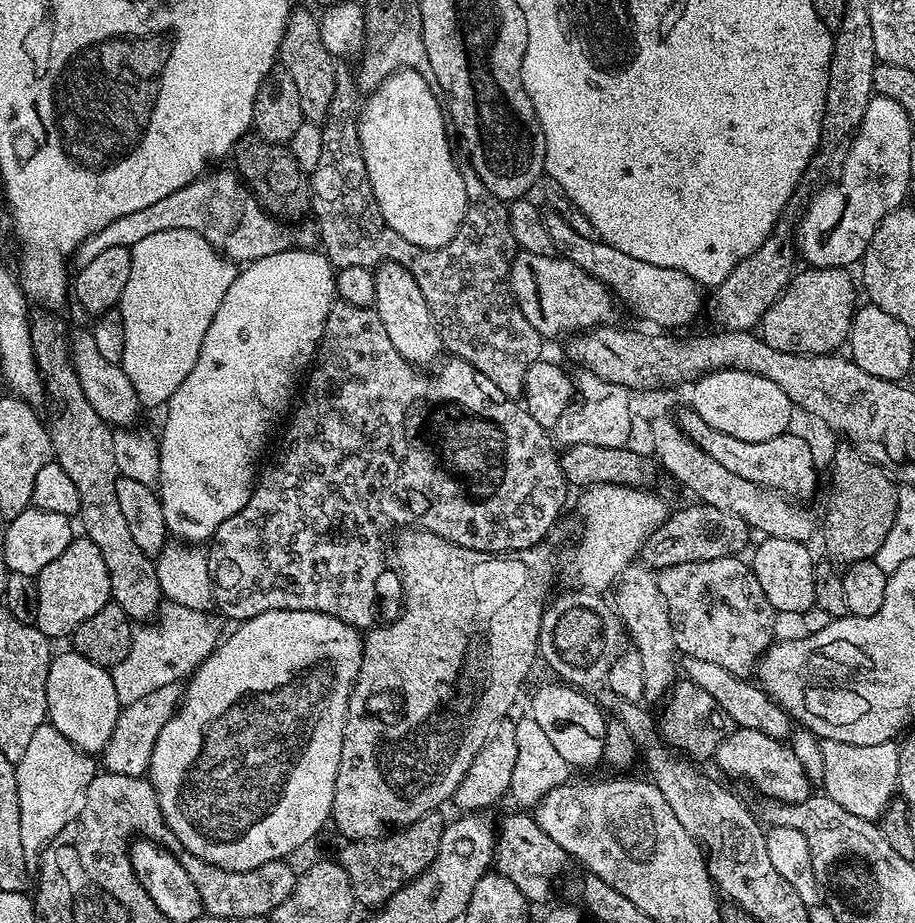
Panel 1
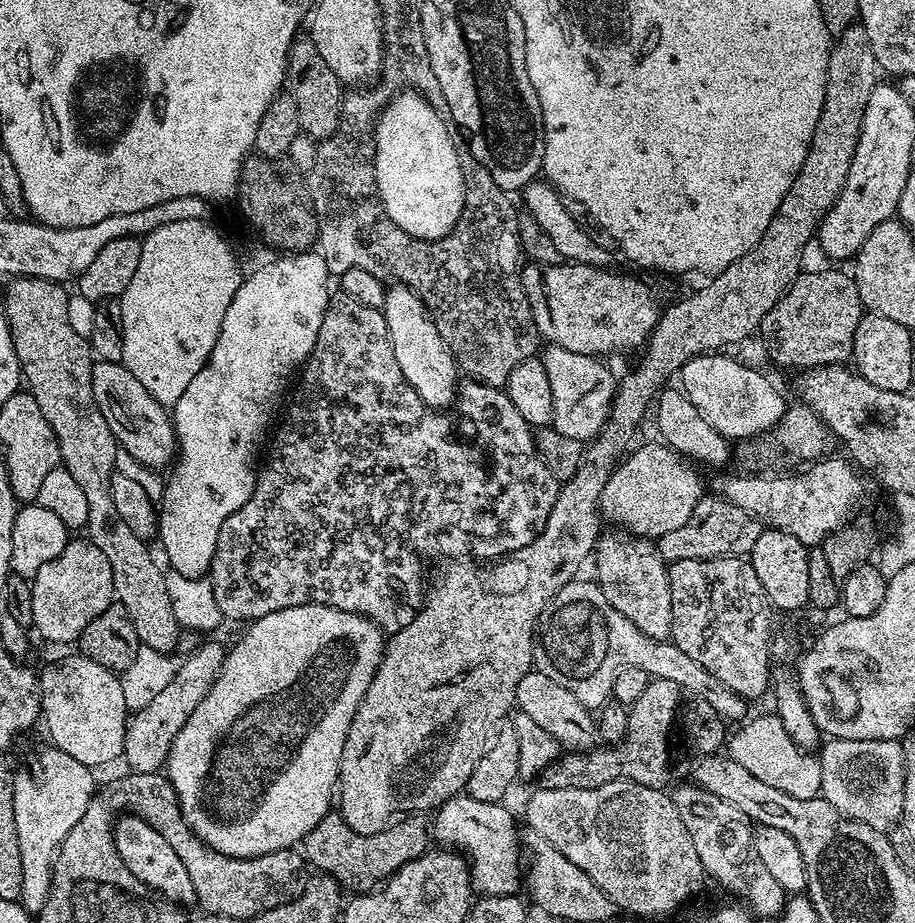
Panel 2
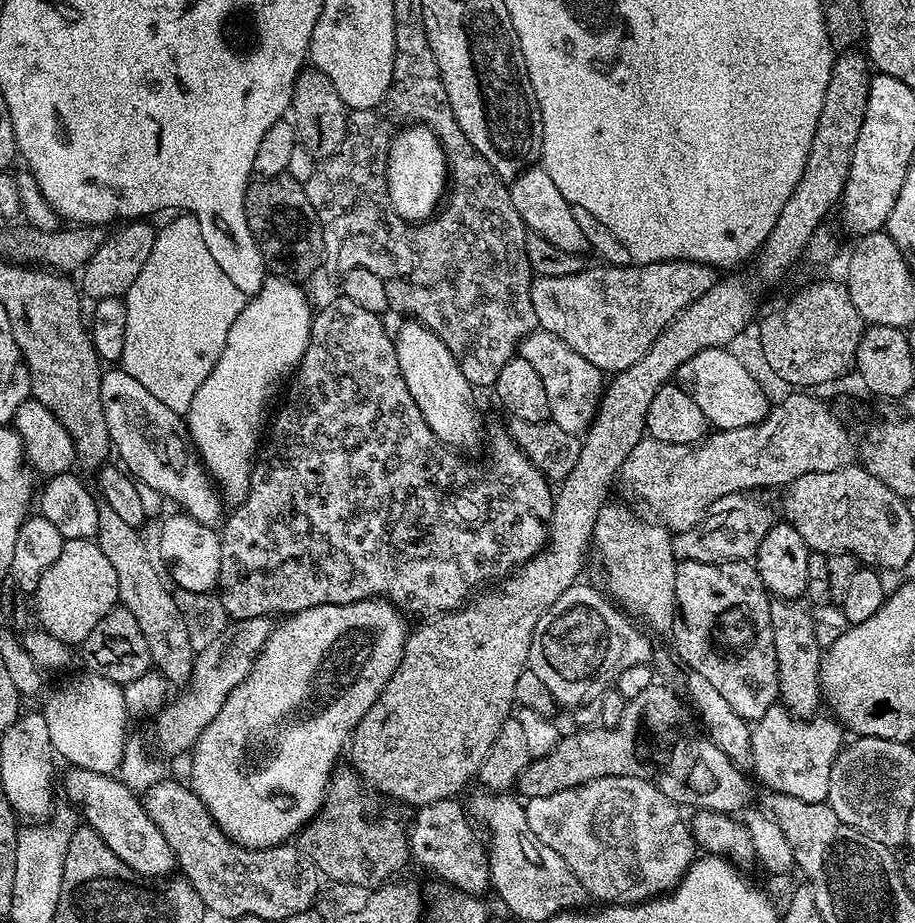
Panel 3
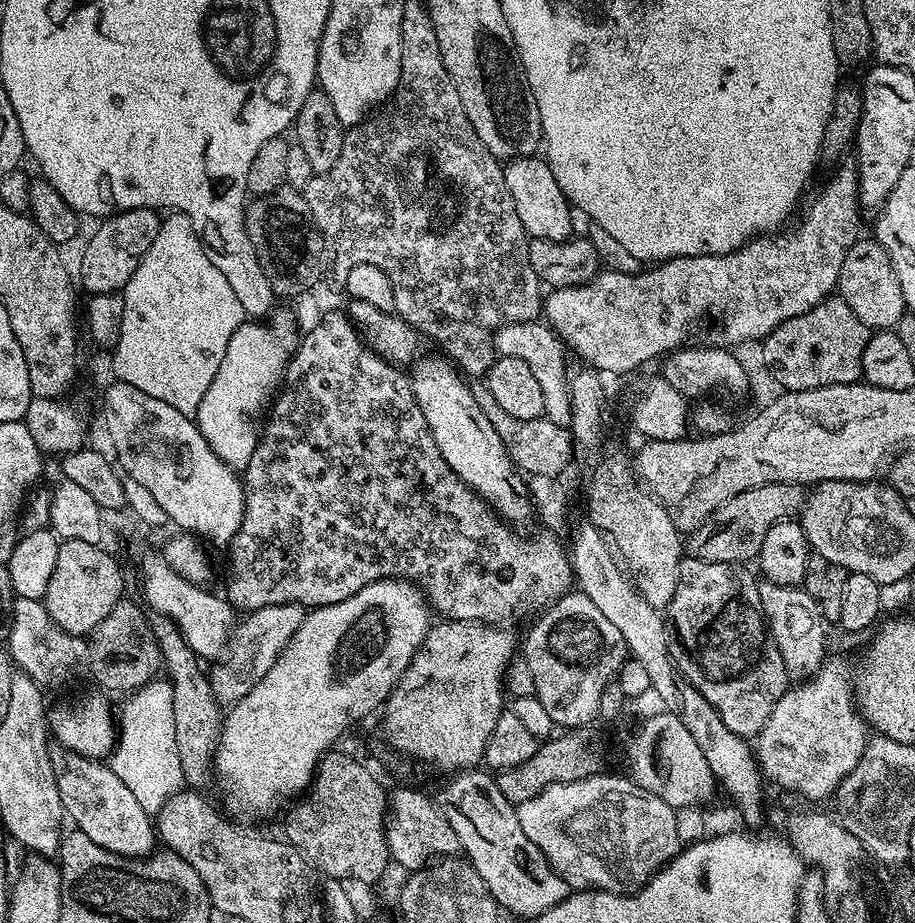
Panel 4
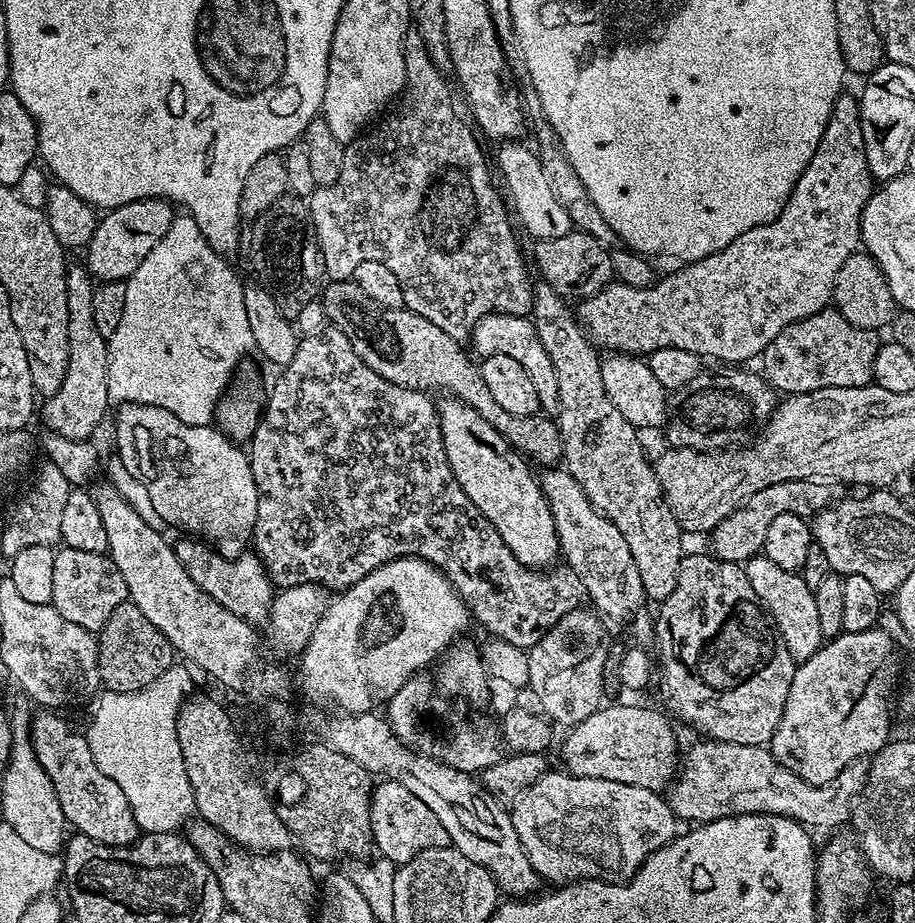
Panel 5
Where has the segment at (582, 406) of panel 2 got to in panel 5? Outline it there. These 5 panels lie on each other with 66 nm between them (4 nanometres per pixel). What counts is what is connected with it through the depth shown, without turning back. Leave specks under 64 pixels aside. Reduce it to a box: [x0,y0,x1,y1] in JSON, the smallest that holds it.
[470,312,559,414]

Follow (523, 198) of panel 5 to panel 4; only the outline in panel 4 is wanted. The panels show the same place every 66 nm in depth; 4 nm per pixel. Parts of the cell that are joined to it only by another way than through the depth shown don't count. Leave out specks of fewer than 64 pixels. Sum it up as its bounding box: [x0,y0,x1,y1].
[503,154,573,240]

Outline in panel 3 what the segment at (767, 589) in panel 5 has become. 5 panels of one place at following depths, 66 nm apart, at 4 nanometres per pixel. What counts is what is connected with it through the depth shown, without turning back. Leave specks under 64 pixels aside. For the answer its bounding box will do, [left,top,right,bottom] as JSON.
[770,599,822,720]

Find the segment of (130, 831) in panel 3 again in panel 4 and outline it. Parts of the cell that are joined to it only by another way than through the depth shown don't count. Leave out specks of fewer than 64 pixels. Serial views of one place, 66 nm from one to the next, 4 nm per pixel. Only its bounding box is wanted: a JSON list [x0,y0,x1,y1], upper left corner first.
[49,742,158,858]

